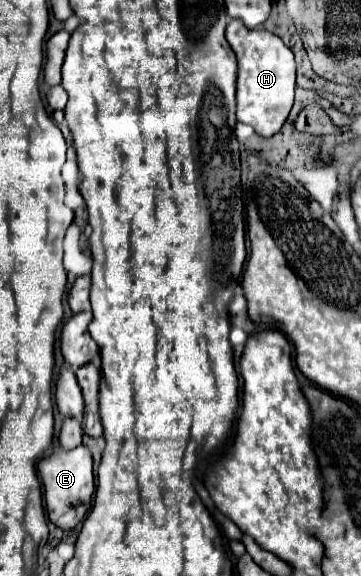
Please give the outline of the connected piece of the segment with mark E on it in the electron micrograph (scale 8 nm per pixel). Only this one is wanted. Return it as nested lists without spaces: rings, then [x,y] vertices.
[[[79,445],[71,451],[53,451],[51,455],[43,457],[37,465],[37,471],[43,481],[45,489],[45,507],[51,523],[55,523],[59,529],[75,529],[77,523],[81,523],[91,509],[91,497],[95,493],[95,481],[93,481],[93,457],[85,445]]]

